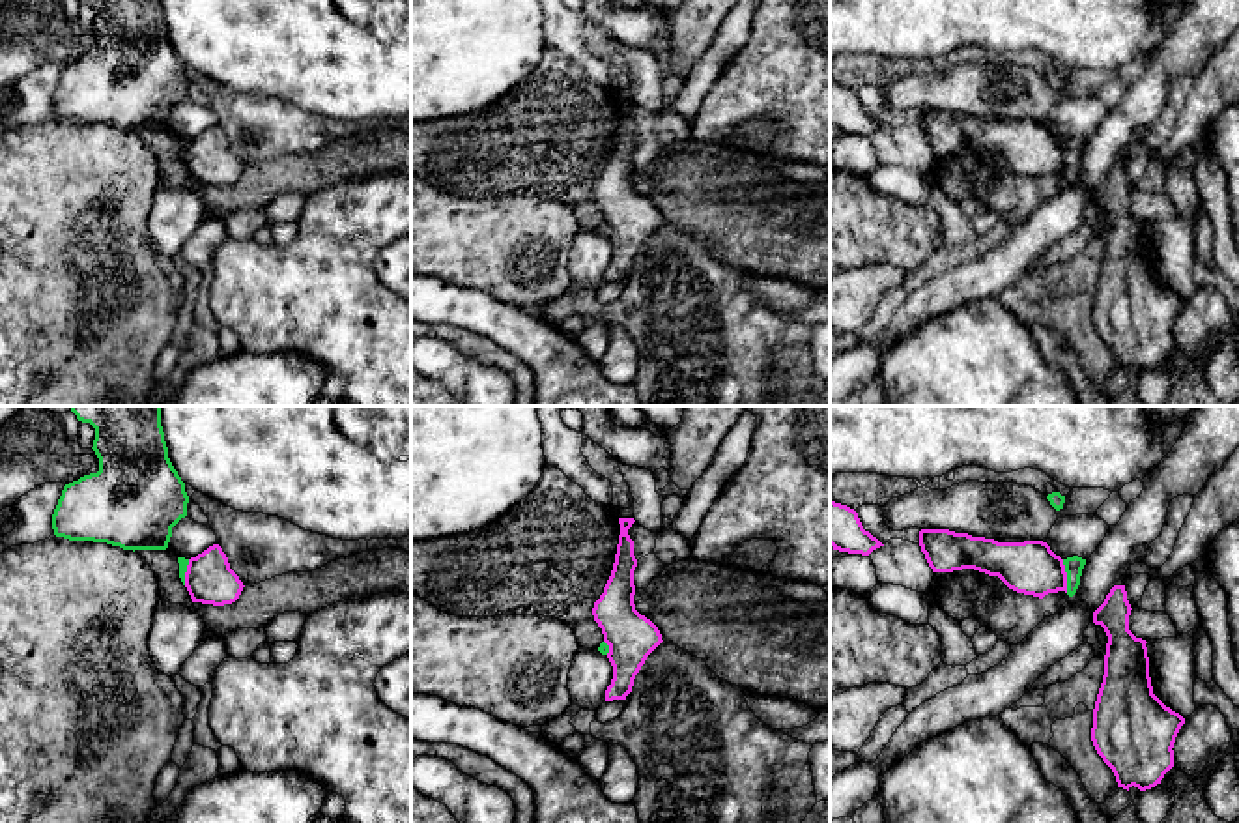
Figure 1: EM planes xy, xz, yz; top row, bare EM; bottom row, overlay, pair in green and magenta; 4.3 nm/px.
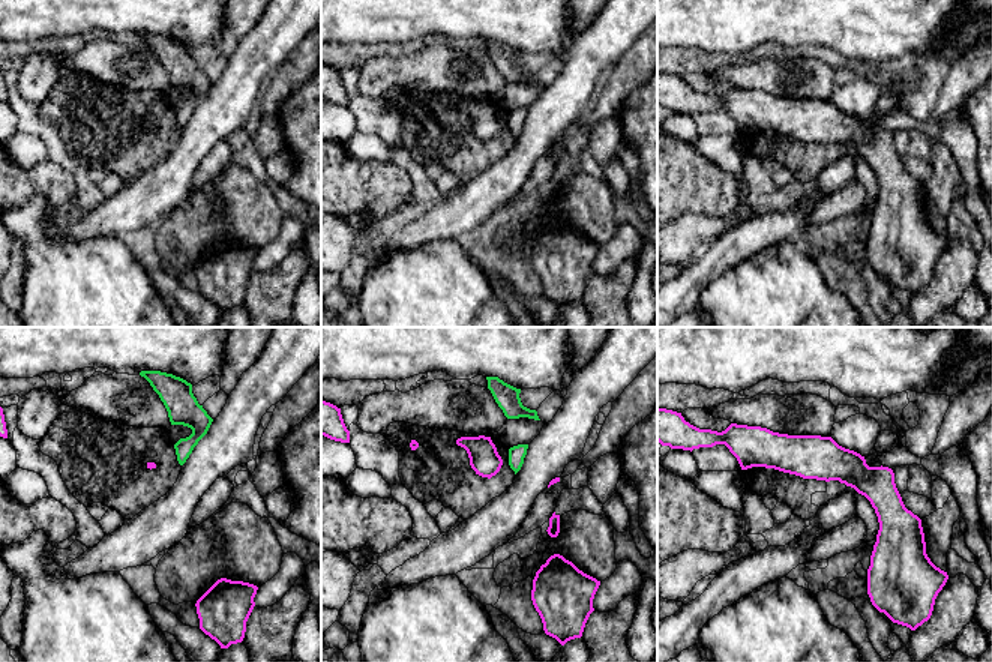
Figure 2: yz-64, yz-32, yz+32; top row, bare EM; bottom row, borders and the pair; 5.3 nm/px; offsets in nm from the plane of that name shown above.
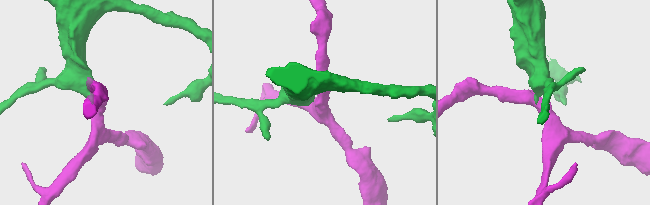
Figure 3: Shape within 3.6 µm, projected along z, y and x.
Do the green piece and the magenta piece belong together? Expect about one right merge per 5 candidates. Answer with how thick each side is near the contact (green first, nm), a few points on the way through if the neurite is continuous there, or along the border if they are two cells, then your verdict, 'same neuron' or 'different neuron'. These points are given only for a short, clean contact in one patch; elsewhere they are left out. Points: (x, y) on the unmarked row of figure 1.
80 nm thick on the green side, 240 nm on the other; border along yz (1062, 141), (1068, 173); different neuron

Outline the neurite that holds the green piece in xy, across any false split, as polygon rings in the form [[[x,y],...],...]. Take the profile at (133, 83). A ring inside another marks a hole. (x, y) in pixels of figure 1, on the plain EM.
[[[161,0],[78,2],[95,9],[99,52],[64,67],[54,116],[133,133],[166,131],[189,77],[168,39]]]

